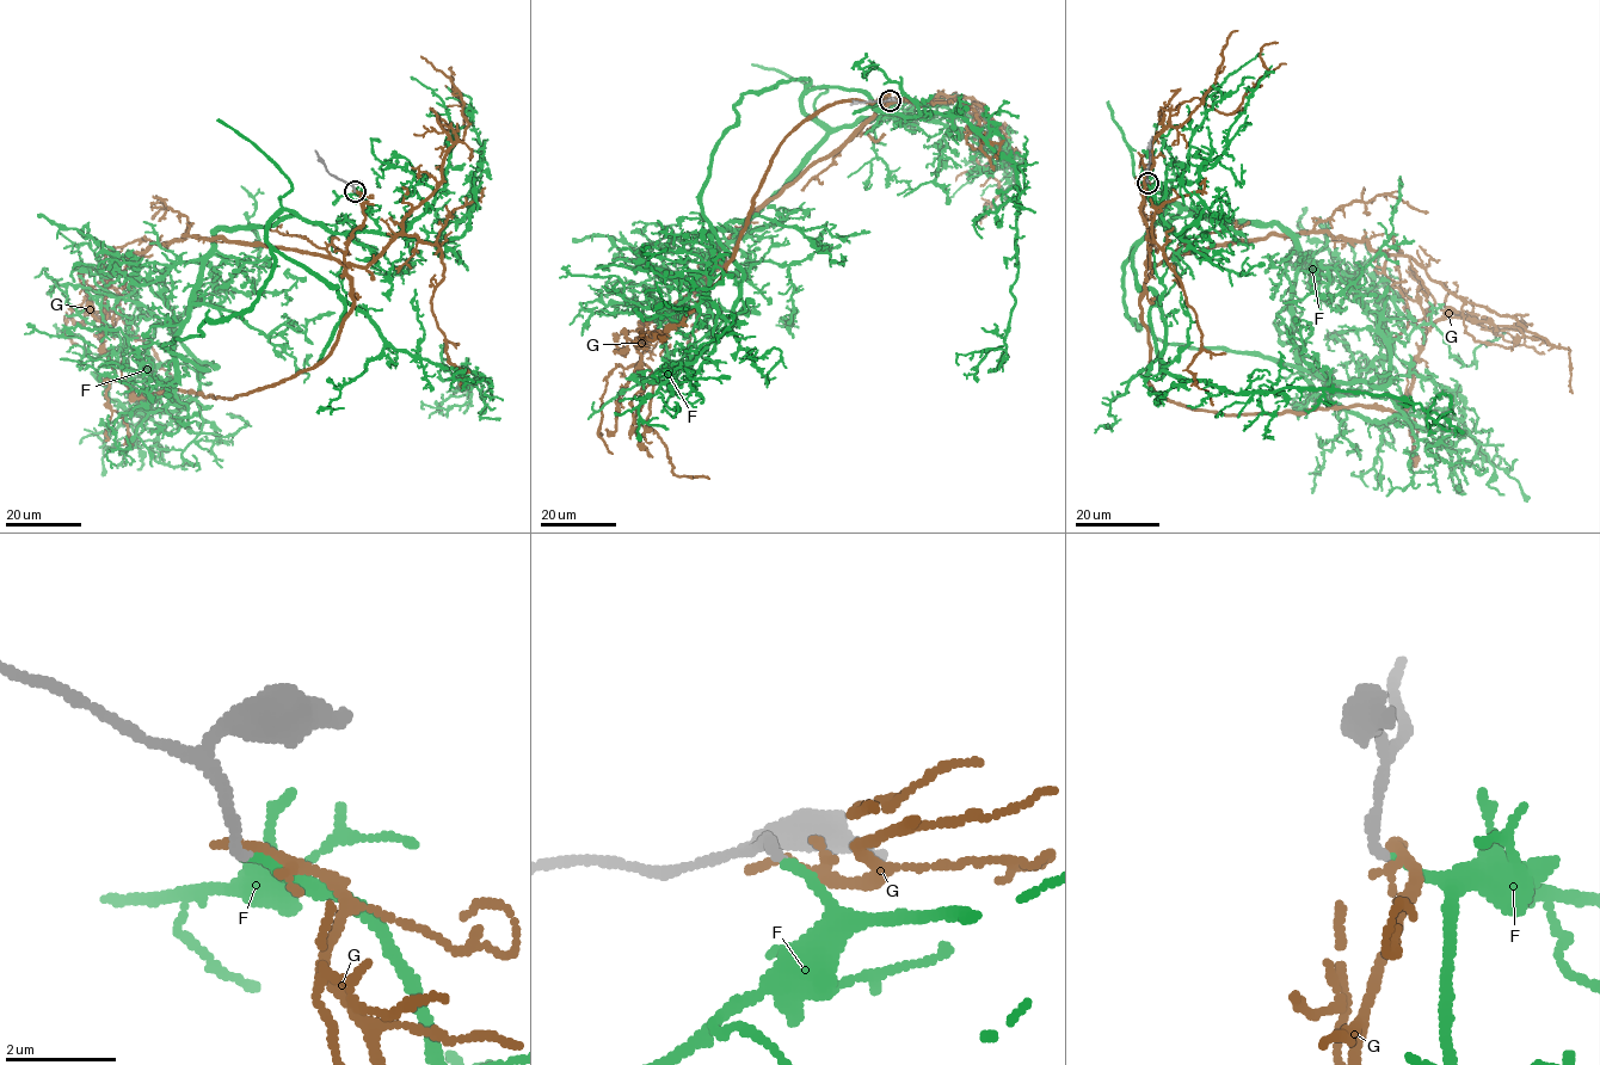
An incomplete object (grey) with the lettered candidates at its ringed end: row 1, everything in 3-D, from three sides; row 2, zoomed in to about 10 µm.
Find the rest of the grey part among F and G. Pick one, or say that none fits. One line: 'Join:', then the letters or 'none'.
Join: F

